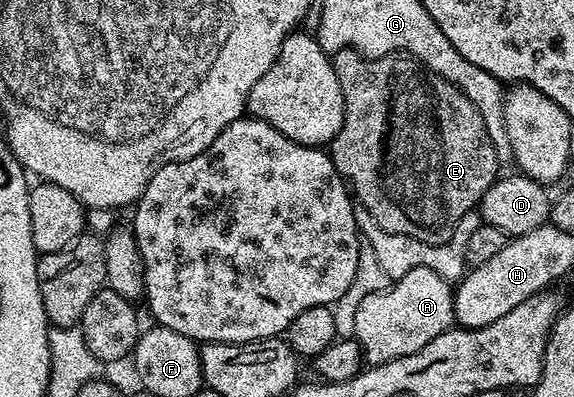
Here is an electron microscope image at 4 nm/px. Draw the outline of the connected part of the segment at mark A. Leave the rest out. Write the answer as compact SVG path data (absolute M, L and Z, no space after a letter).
M417 265L390 288L369 294L357 306L354 339L363 348L368 365L384 364L405 354L417 354L421 346L433 342L437 334L447 332L455 324L455 294L452 285L433 269Z

